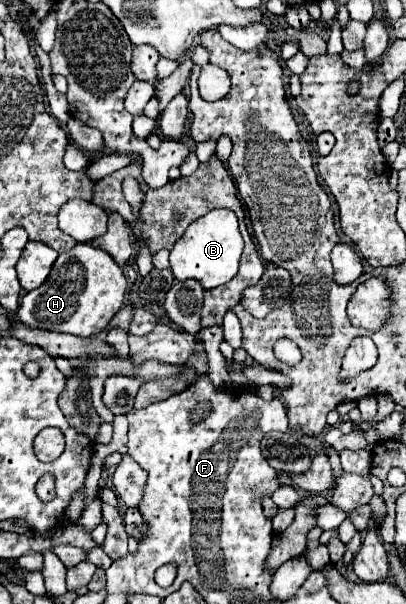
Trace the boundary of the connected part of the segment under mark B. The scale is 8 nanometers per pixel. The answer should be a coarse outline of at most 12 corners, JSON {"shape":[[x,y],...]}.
{"shape":[[214,208],[170,250],[176,280],[210,290],[234,278],[236,214]]}

